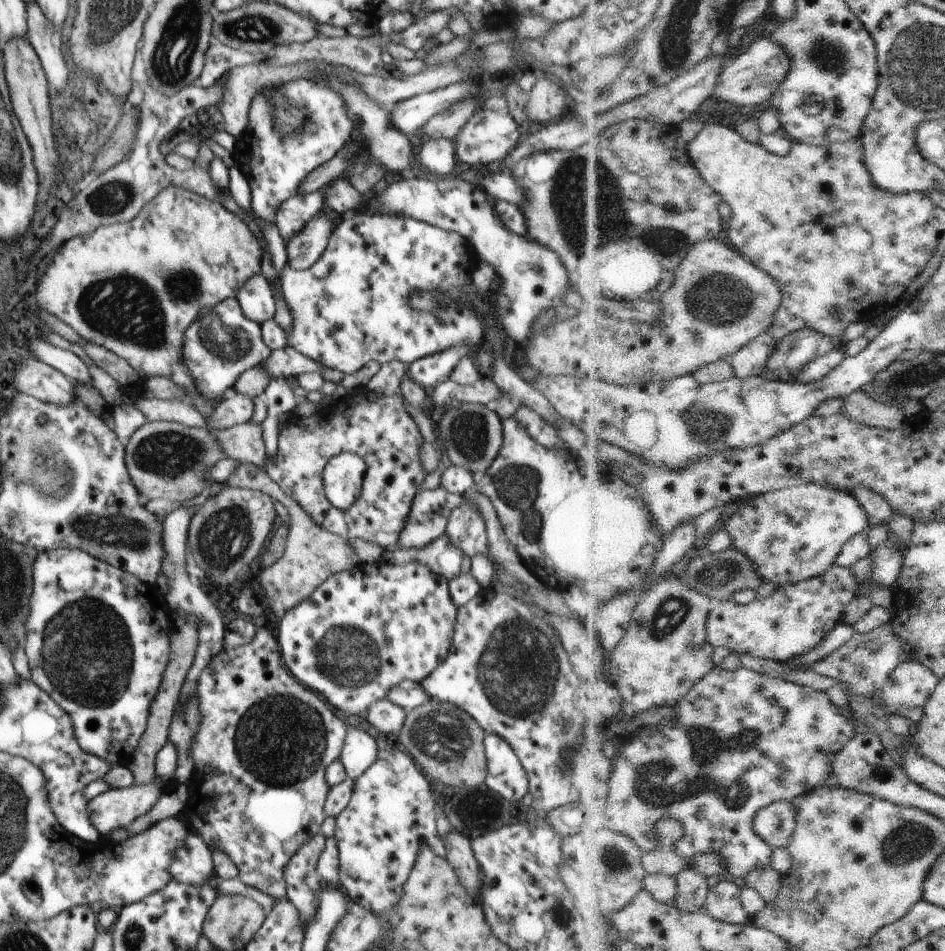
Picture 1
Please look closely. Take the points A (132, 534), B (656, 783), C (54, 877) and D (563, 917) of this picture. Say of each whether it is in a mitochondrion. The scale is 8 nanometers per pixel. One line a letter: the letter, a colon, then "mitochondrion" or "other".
A: mitochondrion
B: mitochondrion
C: other
D: mitochondrion

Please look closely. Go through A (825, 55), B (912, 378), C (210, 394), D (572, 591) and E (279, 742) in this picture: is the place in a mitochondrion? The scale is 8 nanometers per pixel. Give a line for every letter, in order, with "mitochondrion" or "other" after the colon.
A: mitochondrion
B: mitochondrion
C: other
D: other
E: mitochondrion

